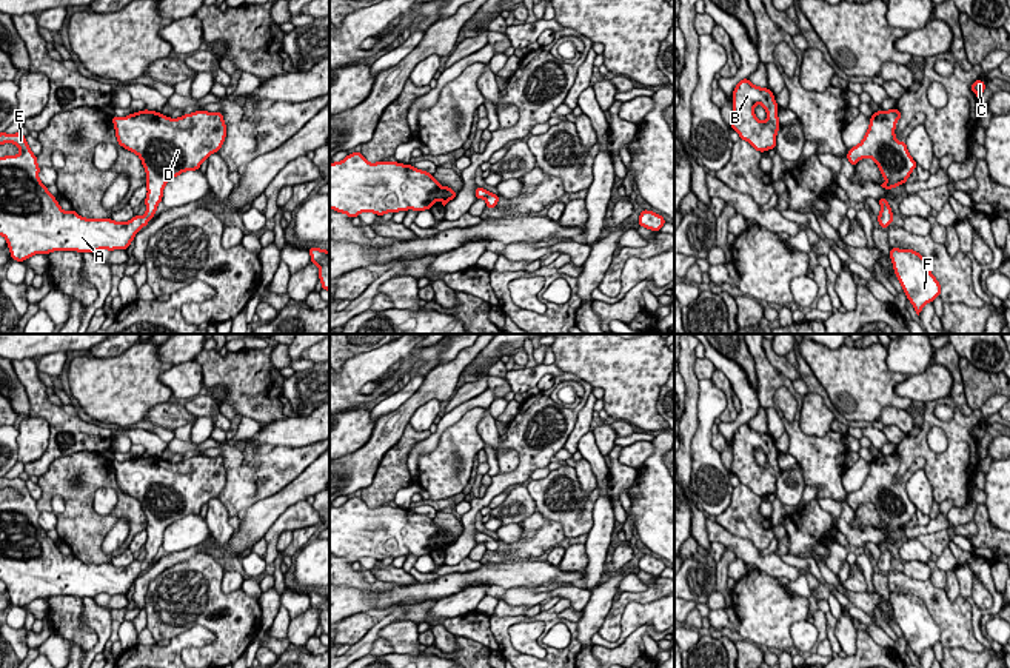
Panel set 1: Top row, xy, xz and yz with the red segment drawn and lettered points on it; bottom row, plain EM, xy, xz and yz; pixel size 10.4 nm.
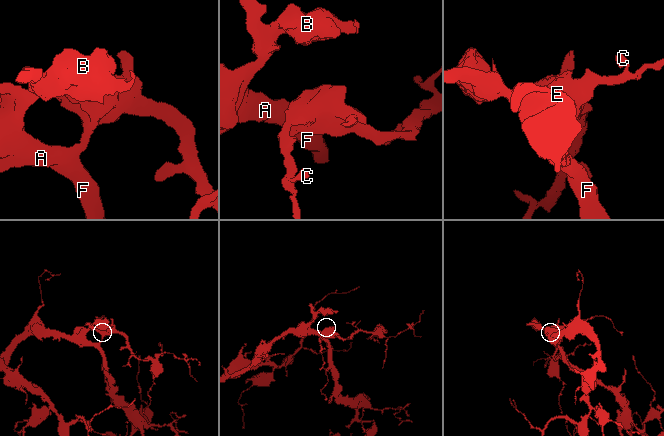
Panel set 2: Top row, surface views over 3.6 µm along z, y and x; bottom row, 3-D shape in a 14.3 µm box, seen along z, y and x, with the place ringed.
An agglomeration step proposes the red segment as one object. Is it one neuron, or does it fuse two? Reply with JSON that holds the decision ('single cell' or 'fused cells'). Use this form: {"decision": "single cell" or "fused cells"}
{"decision": "single cell"}

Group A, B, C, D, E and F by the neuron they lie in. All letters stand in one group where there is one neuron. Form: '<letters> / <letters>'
A B C D E F

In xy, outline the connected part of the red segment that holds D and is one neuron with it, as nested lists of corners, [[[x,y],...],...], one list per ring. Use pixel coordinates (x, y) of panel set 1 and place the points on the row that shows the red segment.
[[[143,109],[126,117],[112,115],[112,123],[119,145],[140,157],[148,177],[145,215],[123,223],[63,211],[40,182],[37,155],[26,137],[0,132],[0,145],[14,143],[22,151],[0,157],[0,235],[6,239],[12,260],[25,262],[52,251],[128,249],[135,234],[154,219],[165,185],[185,171],[200,169],[226,137],[220,111],[169,119]]]

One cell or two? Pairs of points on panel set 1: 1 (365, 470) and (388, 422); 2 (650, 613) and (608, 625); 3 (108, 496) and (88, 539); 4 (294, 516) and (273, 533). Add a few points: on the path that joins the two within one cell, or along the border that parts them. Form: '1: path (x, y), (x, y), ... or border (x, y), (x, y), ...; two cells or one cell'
1: path (368, 457), (385, 434); one cell
2: border (652, 602), (627, 605), (615, 641), (598, 633); two cells
3: border (110, 485), (96, 491), (99, 514); two cells
4: path (290, 521), (277, 528); one cell

